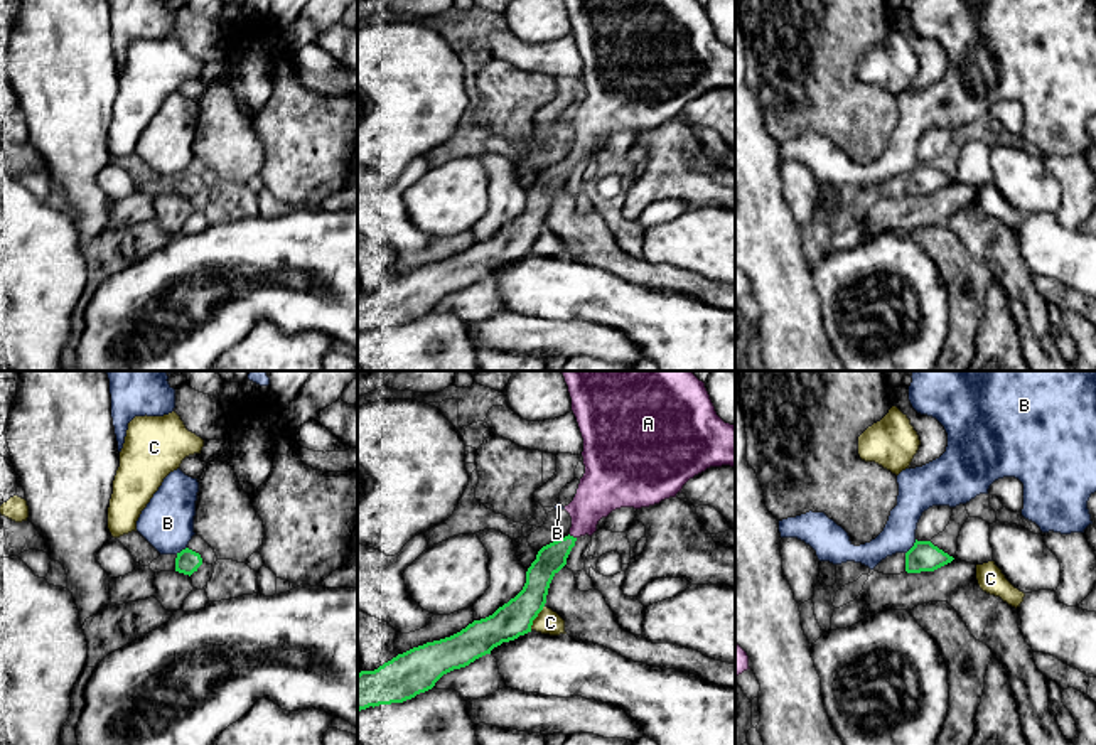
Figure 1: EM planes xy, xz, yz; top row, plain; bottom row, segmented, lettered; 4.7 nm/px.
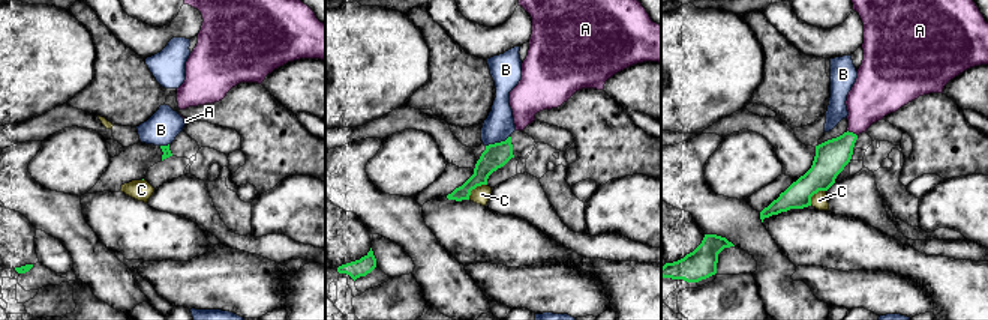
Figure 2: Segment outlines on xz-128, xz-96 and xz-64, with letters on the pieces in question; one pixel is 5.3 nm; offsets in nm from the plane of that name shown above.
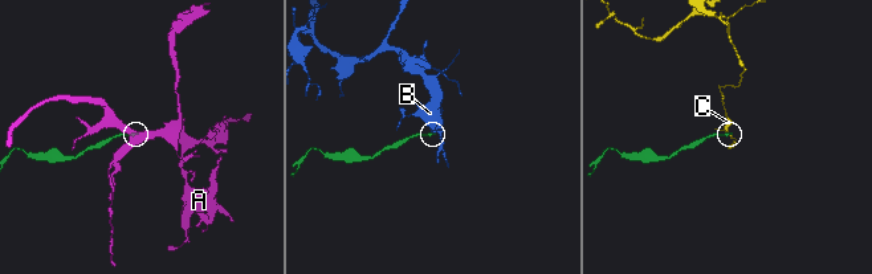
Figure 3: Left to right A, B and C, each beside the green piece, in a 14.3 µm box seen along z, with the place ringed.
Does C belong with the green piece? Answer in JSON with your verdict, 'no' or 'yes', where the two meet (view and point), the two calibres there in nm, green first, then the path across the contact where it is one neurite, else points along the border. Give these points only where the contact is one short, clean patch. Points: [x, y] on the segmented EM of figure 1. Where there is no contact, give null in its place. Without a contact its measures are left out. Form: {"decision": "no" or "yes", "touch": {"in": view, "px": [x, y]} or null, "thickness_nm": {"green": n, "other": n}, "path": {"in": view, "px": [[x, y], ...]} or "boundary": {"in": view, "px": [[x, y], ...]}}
{"decision": "no", "touch": {"in": "xz", "px": [537, 616]}, "thickness_nm": {"green": 170, "other": 110}, "boundary": {"in": "xz", "px": [[543, 605], [530, 629]]}}

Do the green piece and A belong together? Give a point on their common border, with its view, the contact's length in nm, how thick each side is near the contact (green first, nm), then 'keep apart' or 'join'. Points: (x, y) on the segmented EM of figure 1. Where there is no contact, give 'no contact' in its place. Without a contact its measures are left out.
xz (572, 536) | 40 nm | 140/220 nm | join

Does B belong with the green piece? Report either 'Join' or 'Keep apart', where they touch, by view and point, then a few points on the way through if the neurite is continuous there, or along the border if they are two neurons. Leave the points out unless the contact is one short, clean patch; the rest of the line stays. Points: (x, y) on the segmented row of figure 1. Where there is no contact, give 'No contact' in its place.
Keep apart. Touches green at yz (913, 546). Boundary: yz (916, 540), (906, 553)

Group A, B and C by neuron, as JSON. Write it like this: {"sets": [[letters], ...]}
{"sets": [["A"], ["B"], ["C"]]}

